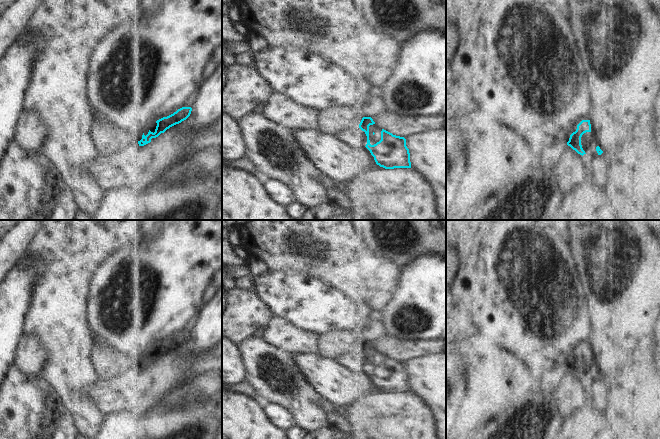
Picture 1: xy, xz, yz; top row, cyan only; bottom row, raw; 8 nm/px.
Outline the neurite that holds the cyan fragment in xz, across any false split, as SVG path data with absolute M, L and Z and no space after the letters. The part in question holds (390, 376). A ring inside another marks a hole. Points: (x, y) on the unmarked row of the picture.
M363 341L359 350L342 355L335 360L352 372L366 371L377 389L385 393L411 392L410 377L404 361L393 359L382 353L381 364L370 368L369 350L375 348L371 341Z

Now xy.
M182 331L178 333L176 336L174 336L173 338L157 344L156 345L157 350L155 356L153 357L149 354L146 360L143 357L142 363L138 365L139 370L144 370L150 367L152 362L158 361L161 357L164 357L170 351L186 344L190 340L191 335L192 335L191 331Z

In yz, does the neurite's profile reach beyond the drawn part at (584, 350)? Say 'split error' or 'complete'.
split error

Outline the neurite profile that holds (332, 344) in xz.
M336 331L319 335L318 353L330 359L342 355L350 355L359 348L364 341L359 331Z

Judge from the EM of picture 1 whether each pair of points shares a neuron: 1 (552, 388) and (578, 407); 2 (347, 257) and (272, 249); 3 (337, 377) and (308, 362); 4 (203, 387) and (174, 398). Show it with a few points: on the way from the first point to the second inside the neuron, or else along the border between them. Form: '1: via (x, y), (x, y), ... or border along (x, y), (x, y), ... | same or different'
1: border along (565, 400), (565, 406), (559, 423) | different
2: via (328, 257), (321, 261), (291, 255) | same
3: via (330, 377), (315, 367) | same
4: via (196, 389), (189, 389), (181, 393) | same

